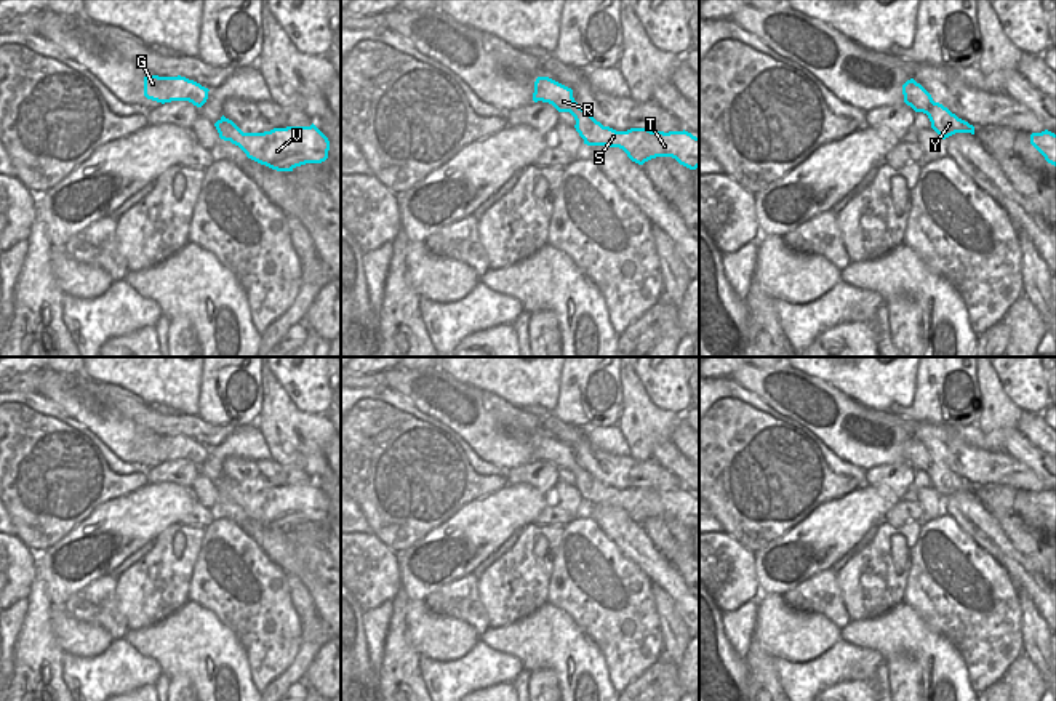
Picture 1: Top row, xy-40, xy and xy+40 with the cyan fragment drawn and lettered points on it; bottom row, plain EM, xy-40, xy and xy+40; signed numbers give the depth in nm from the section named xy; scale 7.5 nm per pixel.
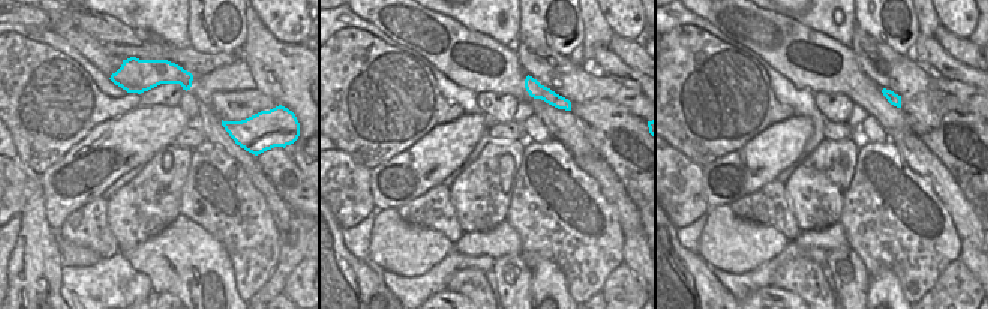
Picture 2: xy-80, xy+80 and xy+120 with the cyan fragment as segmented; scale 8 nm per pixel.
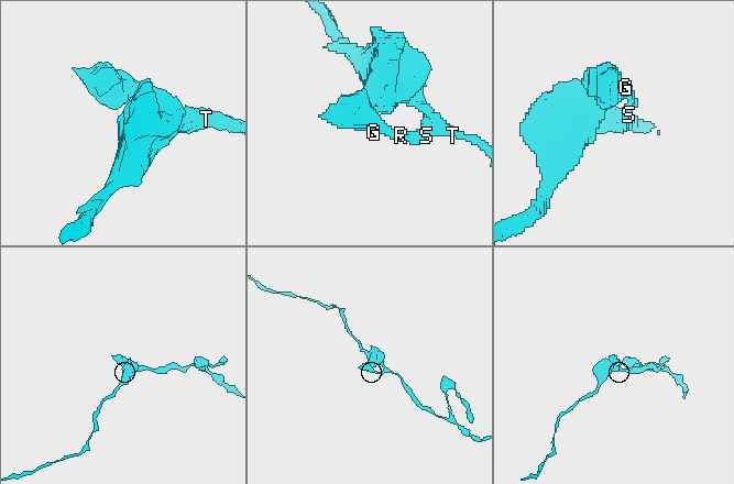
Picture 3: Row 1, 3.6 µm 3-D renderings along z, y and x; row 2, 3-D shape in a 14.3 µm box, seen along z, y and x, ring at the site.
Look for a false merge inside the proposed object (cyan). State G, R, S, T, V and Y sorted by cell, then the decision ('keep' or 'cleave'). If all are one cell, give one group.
groups G R S T V Y; keep

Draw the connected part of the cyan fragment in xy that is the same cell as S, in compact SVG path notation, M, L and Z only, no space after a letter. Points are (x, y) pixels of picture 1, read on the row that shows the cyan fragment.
M549 77L536 78L533 101L549 102L558 112L570 112L576 120L576 131L587 146L619 147L638 165L656 157L672 157L690 170L699 166L699 138L685 130L664 133L648 128L630 128L616 131L603 126L578 106L571 88Z

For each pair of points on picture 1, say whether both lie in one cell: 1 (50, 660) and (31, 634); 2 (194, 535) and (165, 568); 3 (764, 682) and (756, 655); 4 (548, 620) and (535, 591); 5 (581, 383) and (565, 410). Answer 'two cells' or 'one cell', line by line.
1: one cell
2: one cell
3: one cell
4: two cells
5: one cell

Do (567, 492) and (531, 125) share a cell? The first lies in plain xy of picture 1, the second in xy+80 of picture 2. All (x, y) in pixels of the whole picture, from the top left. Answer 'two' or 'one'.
one

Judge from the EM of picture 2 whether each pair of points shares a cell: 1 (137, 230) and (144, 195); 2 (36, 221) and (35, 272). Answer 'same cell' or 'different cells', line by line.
1: same cell
2: same cell

